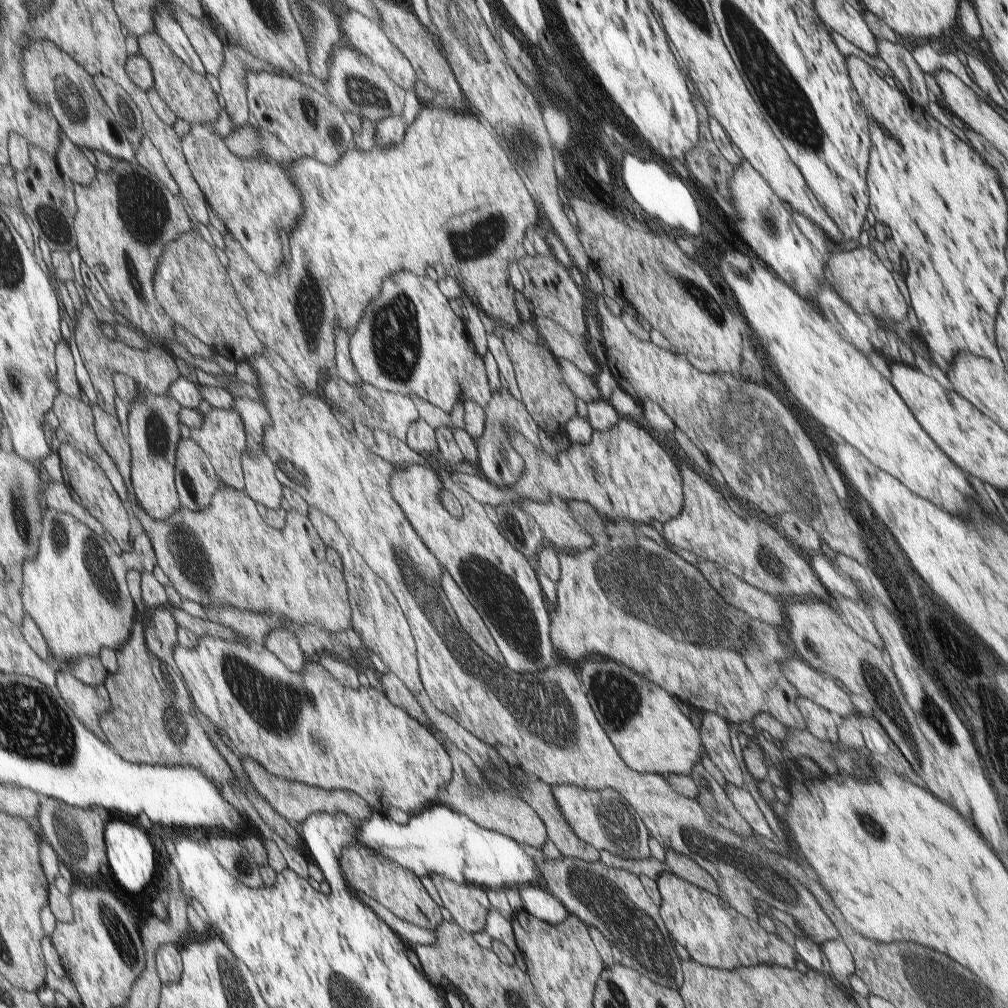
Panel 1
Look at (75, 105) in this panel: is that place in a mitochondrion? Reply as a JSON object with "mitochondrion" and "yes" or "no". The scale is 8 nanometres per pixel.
{"mitochondrion":"yes"}

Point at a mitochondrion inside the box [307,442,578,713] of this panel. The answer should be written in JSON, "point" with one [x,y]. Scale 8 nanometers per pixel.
{"point":[520,627]}

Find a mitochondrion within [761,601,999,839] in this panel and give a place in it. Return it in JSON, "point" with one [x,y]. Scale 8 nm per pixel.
{"point":[876,684]}

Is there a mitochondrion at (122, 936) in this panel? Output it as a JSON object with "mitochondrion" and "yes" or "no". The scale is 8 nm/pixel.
{"mitochondrion":"yes"}

